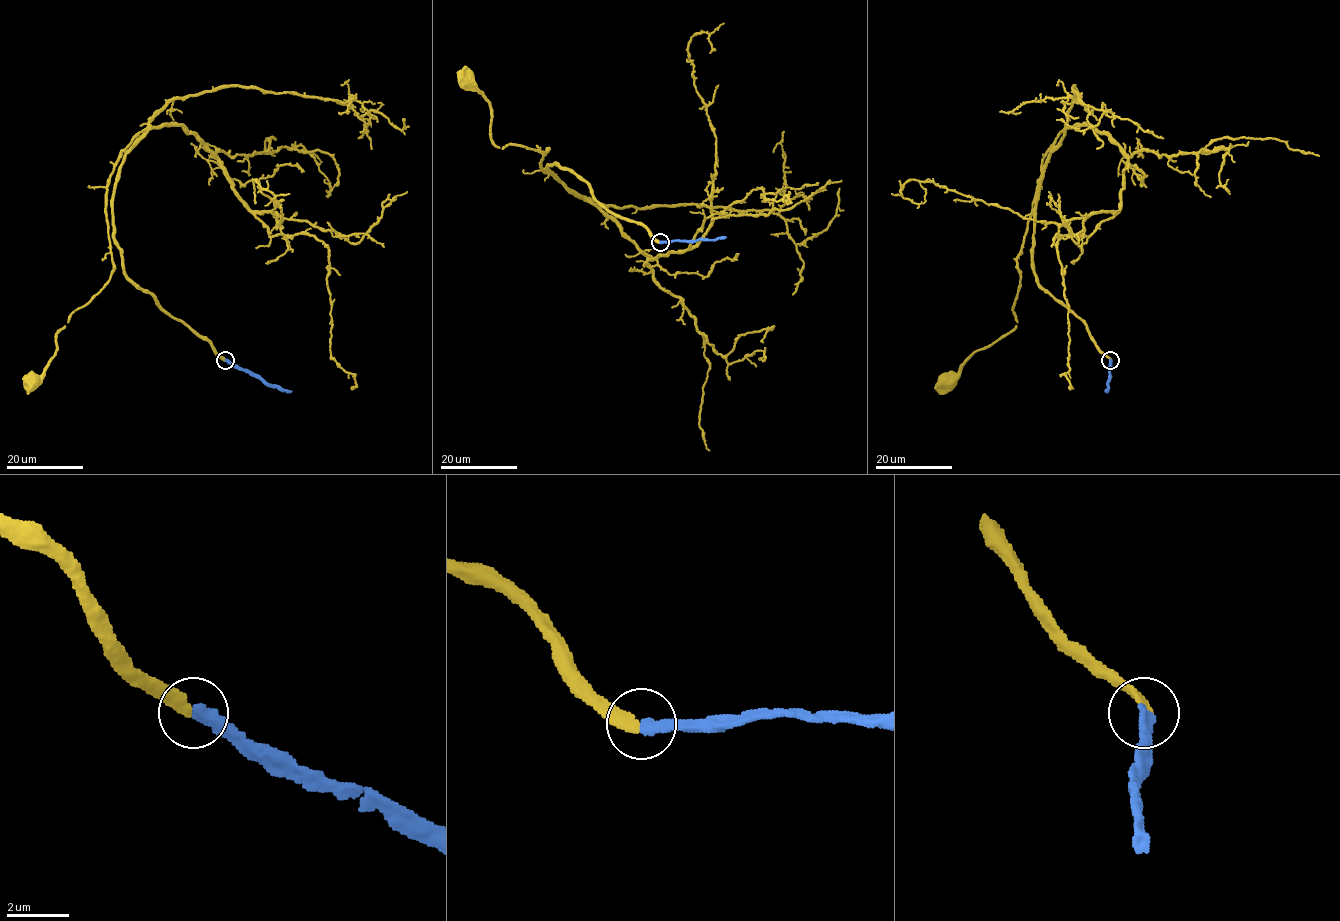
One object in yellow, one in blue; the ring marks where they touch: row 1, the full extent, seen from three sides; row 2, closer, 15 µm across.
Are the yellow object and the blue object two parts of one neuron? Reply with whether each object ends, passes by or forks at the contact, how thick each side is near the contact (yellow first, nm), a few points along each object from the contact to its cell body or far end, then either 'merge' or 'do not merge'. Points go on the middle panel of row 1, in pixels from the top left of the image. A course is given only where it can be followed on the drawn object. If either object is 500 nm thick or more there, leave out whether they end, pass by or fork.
yellow ends; blue ends; calibres 320 and 320 nm; course yellow (659, 241), (568, 169), (547, 166), (561, 182), (546, 173), (546, 148), (499, 148), (489, 102), (467, 79); course blue (660, 241), (726, 237); merge

